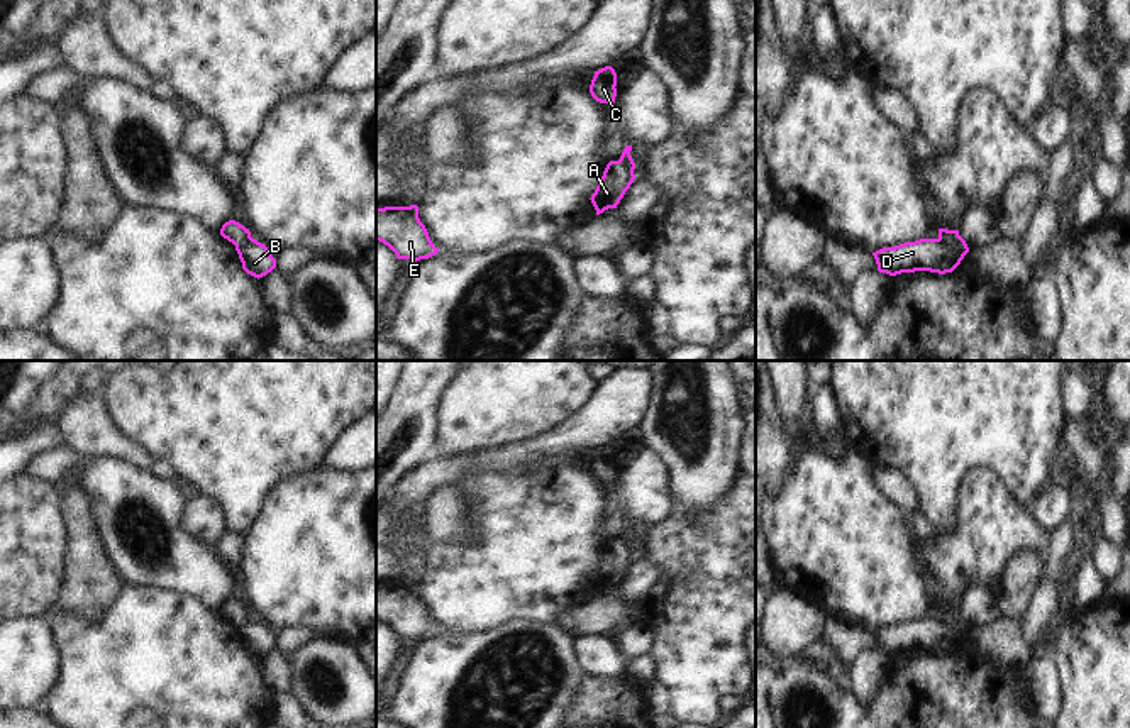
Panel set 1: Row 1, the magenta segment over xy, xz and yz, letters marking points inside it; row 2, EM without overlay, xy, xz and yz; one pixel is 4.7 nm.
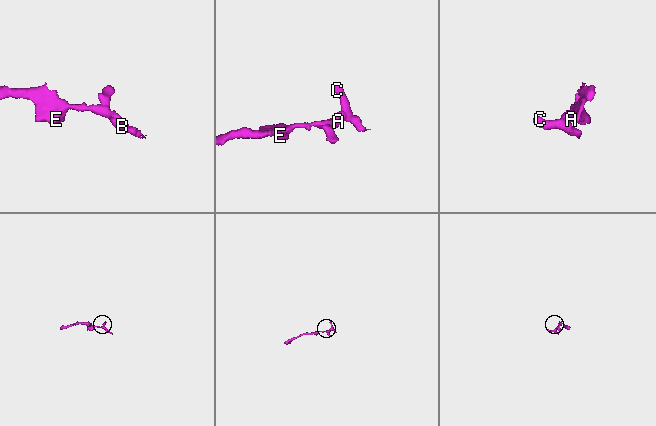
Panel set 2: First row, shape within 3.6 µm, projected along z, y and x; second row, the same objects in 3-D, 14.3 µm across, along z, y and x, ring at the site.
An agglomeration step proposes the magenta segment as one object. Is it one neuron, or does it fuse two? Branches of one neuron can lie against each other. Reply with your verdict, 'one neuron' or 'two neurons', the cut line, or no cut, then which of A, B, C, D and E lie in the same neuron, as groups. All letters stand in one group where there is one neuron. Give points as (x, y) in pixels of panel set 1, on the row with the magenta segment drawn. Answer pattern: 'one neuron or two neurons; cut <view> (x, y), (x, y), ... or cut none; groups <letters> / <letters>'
two neurons; cut yz (939, 237), (966, 253); groups A E / B C D

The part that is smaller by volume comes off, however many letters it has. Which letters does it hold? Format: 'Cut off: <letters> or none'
Cut off: B, C, D

